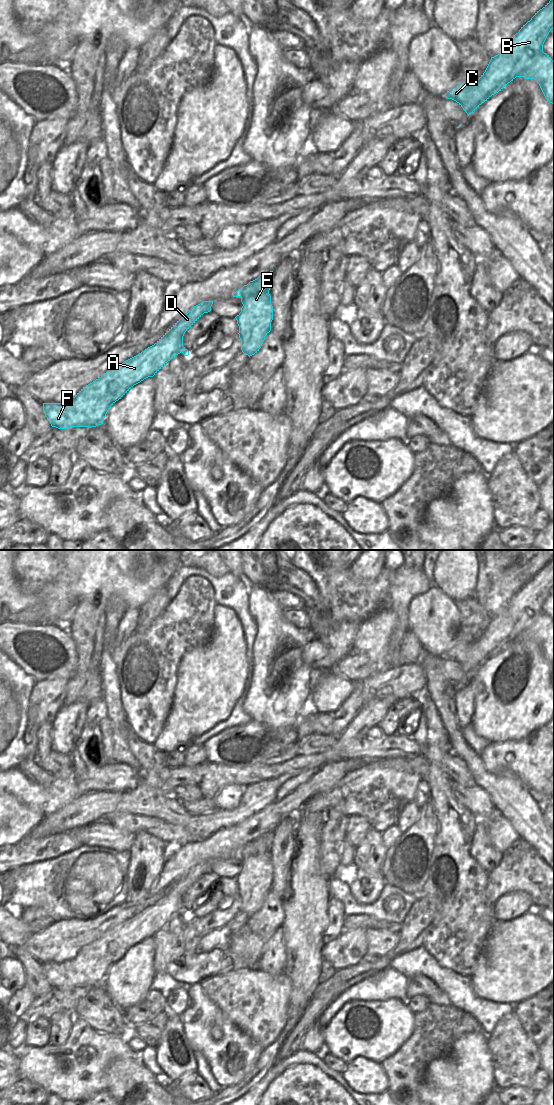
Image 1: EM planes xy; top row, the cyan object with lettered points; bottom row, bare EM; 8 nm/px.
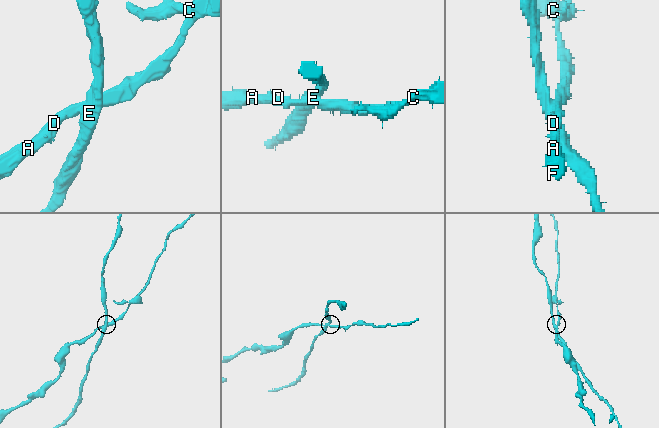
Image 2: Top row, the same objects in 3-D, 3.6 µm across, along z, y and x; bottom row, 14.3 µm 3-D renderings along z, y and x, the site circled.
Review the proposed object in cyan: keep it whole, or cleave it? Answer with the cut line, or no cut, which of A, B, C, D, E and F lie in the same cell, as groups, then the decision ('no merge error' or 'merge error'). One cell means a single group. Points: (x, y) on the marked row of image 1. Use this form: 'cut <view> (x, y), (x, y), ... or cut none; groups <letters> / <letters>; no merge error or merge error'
cut xy (271, 273), (259, 276), (253, 280), (246, 286), (241, 297); groups A B C D F / E; merge error

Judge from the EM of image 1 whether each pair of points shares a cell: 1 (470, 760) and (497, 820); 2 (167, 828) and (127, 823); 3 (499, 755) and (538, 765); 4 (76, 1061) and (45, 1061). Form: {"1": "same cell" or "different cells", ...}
{"1": "different cells", "2": "same cell", "3": "same cell", "4": "same cell"}

